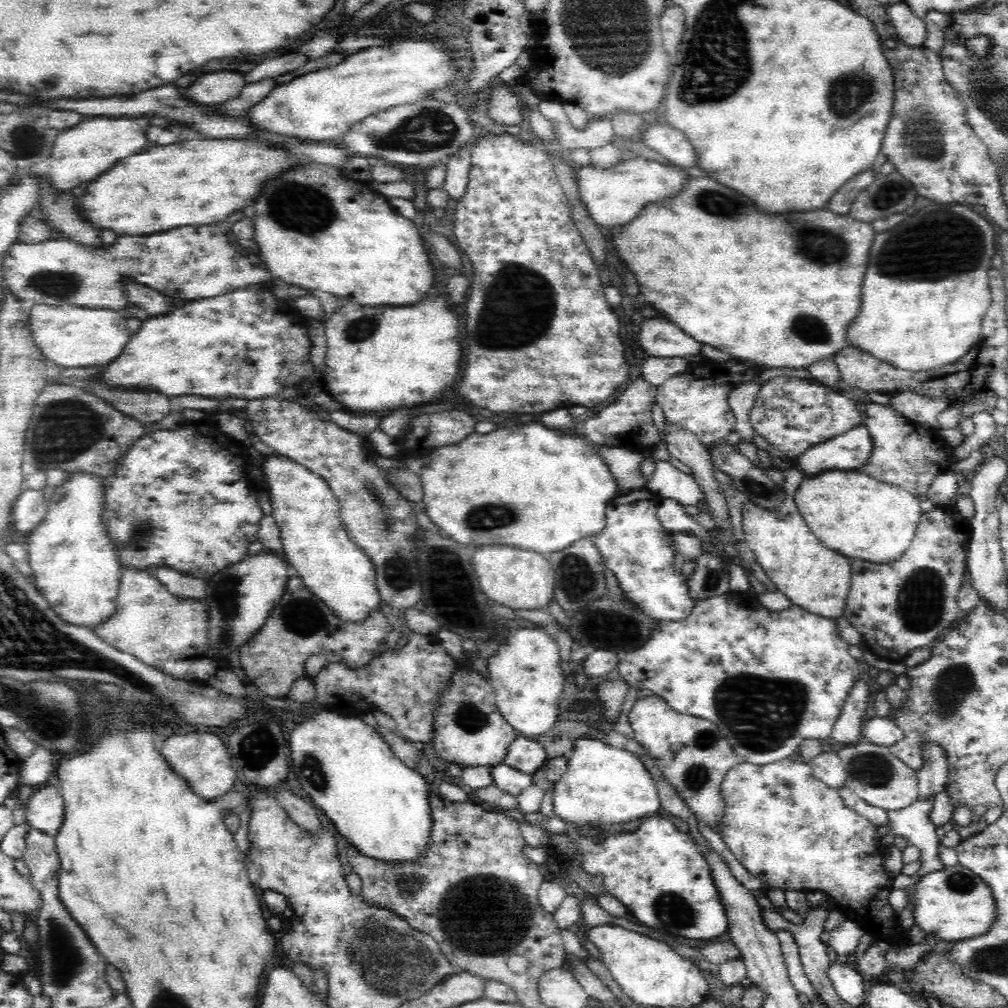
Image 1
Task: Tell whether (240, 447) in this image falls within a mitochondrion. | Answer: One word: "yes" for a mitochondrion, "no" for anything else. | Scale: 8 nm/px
no

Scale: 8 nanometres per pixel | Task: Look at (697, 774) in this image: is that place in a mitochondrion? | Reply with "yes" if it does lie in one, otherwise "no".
yes

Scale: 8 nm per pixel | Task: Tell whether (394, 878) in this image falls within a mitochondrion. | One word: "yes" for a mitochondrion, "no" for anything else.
no

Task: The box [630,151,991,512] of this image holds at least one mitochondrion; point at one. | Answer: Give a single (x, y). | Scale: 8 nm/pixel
(955, 243)

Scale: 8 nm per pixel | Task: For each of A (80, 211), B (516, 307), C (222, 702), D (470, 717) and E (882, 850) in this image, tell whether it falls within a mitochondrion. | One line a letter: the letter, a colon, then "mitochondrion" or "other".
A: other
B: mitochondrion
C: other
D: mitochondrion
E: other

